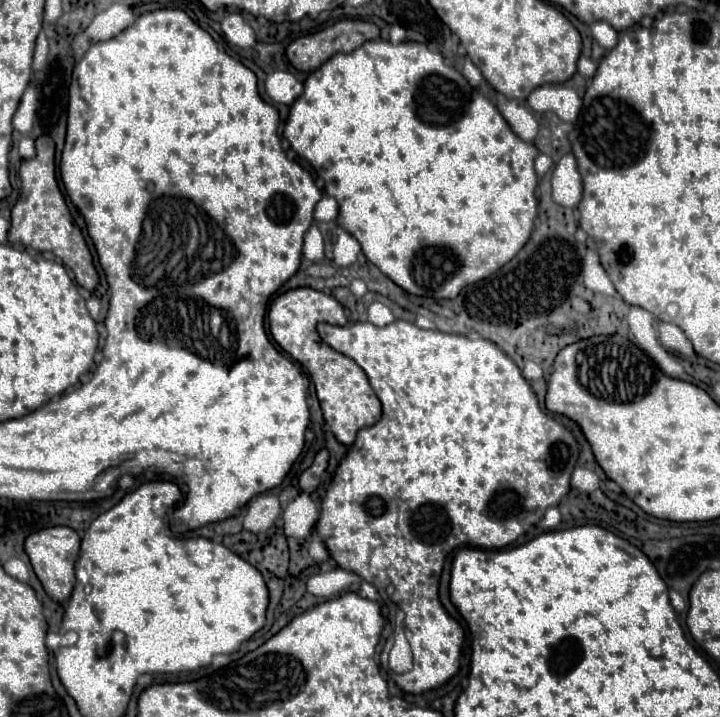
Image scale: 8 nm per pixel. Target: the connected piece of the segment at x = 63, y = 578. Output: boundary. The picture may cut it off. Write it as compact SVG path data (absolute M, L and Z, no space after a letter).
M67 526L45 528L45 530L31 534L25 540L25 552L29 554L29 560L33 564L37 578L41 580L41 584L43 584L45 592L51 596L51 600L55 600L59 604L63 604L71 596L73 584L75 584L73 566L75 566L75 560L79 556L79 542L81 542L79 534Z

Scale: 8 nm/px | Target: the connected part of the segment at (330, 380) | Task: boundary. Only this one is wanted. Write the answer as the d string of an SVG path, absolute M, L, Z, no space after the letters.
M313 288L289 290L277 296L269 308L269 330L271 330L273 340L293 360L297 360L303 368L307 368L313 378L317 398L321 402L323 430L335 434L335 438L341 444L351 446L359 430L373 426L381 418L381 402L375 396L373 388L369 386L365 372L351 358L323 344L323 340L317 334L319 322L345 326L347 318L345 318L343 306L333 296L327 296Z

